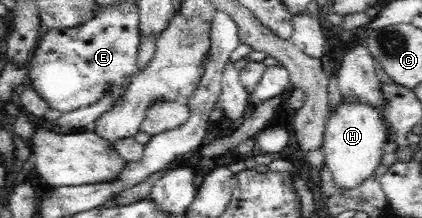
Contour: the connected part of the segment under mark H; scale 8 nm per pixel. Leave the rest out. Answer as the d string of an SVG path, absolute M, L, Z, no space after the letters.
M345 101L338 105L336 112L329 115L324 129L321 151L324 163L333 174L335 188L351 190L375 174L381 165L383 147L388 142L382 116L374 107L362 101Z

